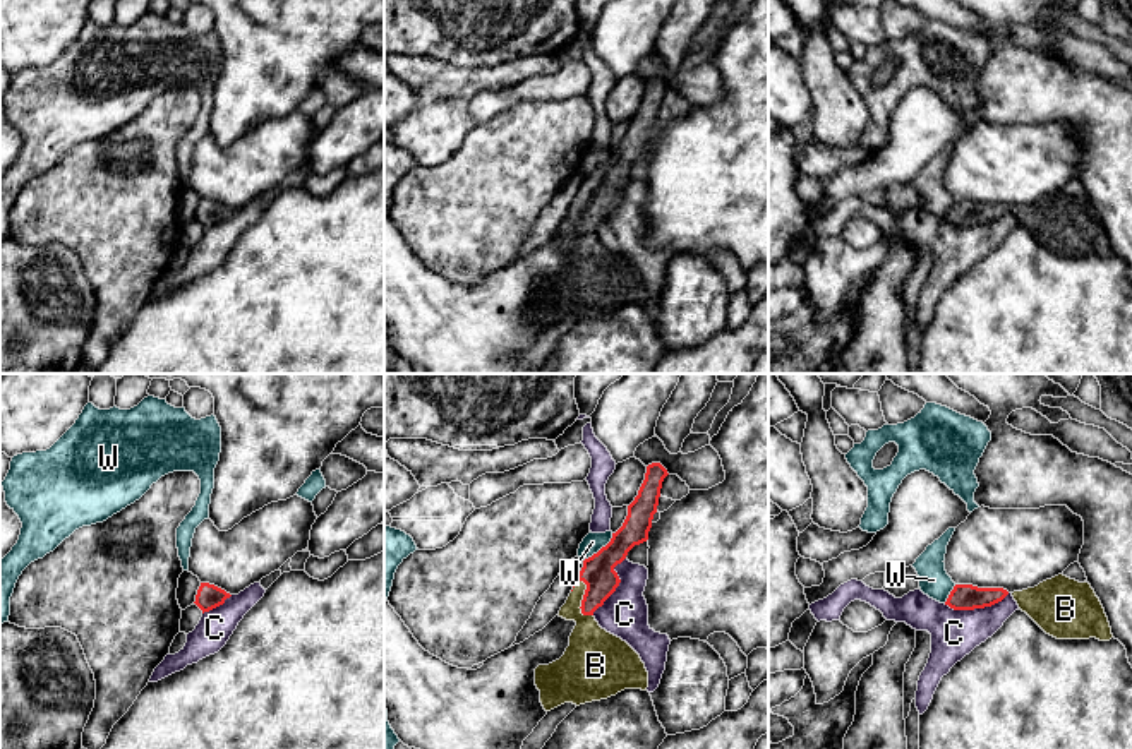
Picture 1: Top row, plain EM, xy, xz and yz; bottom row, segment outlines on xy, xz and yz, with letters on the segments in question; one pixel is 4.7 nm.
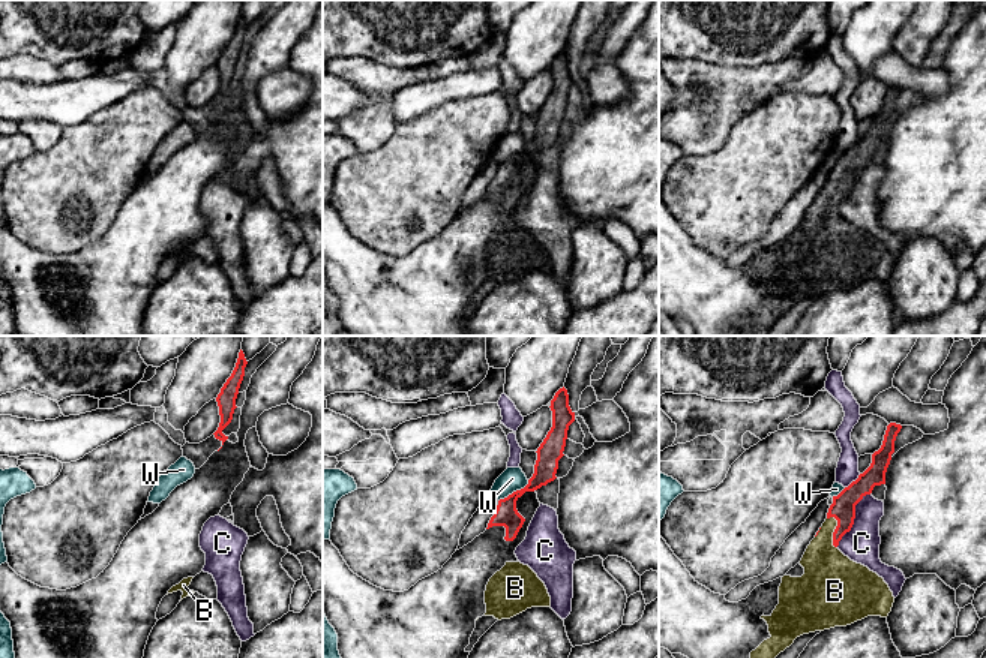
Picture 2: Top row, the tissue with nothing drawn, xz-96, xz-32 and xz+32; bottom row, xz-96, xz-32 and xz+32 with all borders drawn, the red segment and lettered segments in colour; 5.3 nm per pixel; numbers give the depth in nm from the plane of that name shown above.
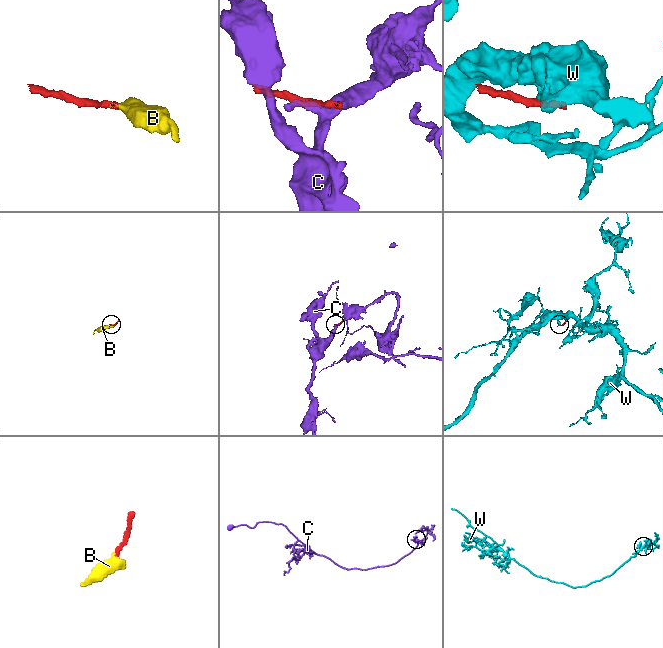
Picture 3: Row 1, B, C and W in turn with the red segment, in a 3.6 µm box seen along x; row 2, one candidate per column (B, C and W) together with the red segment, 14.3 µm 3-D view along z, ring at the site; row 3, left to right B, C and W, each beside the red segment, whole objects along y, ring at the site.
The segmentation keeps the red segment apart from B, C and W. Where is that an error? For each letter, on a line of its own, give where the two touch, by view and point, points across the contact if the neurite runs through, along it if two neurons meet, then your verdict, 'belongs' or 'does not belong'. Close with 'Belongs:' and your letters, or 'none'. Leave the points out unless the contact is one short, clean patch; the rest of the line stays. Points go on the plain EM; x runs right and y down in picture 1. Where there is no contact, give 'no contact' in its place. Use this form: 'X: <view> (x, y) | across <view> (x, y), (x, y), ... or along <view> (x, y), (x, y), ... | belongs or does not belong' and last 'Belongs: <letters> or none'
B: xz (582, 218) | across xz (597, 189), (597, 197), (582, 218), (580, 227), (594, 269) | belongs
C: yz (976, 223) | along yz (1009, 209), (990, 221), (973, 225), (951, 225), (944, 220) | does not belong
W: xz (601, 165) | along xz (613, 149), (604, 161), (584, 177) | does not belong
Belongs: B

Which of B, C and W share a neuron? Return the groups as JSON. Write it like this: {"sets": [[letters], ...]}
{"sets": [["B"], ["C"], ["W"]]}

